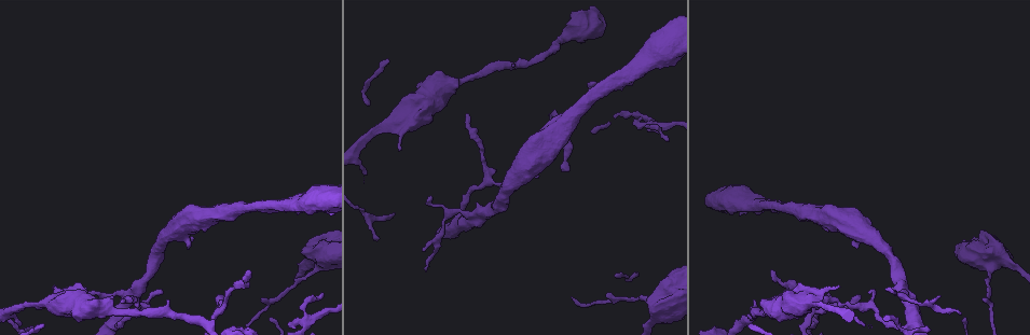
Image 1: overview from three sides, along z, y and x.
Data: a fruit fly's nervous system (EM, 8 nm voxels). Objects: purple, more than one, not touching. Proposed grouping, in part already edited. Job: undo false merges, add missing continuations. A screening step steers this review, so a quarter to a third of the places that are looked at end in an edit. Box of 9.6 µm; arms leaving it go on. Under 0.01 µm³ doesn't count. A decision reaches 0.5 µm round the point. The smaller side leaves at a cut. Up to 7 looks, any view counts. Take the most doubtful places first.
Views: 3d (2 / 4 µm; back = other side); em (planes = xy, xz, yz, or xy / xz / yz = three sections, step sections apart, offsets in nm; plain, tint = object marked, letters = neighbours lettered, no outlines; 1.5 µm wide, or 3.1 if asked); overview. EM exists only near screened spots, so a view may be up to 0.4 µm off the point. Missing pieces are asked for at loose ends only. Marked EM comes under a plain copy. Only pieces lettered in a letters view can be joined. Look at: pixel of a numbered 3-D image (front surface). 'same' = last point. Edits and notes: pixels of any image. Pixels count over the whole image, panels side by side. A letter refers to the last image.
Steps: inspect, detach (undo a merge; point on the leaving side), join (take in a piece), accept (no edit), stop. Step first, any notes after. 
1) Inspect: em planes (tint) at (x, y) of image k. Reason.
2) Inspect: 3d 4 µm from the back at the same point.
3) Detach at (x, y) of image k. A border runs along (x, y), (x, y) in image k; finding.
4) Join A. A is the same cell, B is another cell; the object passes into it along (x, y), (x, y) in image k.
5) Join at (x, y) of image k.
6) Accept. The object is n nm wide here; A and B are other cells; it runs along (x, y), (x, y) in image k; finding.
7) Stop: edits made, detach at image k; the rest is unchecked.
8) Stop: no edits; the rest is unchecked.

Inspect: 3d 4 µm at (840, 287) of image 1. Free end.

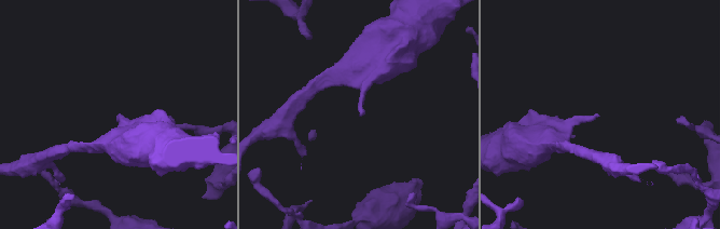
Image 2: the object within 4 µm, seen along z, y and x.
Inspect: em planes (letters) at (362, 113) of image 2. Need the tissue.

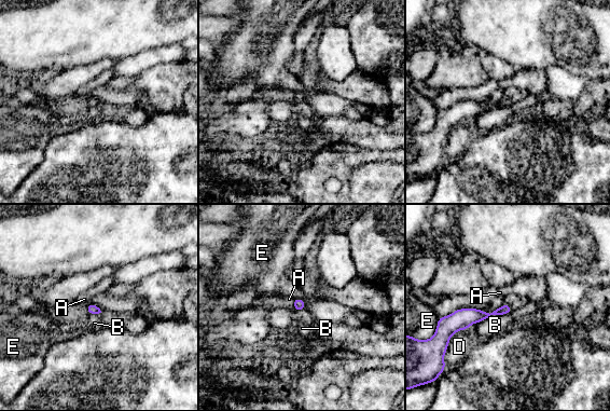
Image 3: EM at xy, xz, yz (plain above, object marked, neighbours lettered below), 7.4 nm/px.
Accept. A, B, D and E are other cells; it runs along (508, 307), (488, 315), (445, 319) in image 3; no lettered piece goes on from it.

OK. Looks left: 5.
Inspect: 3d 4 µm at (905, 304) of image 1. Three-way junction.

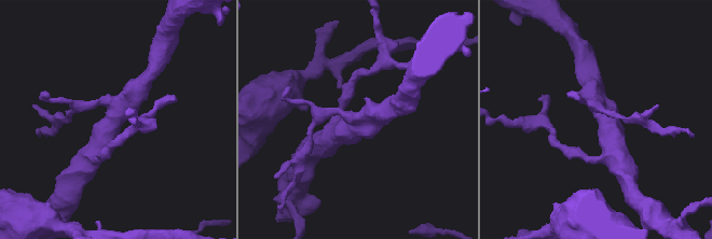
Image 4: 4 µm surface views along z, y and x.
Inspect: em planes (tint) at (119, 109) of image 4. Need the tissue.

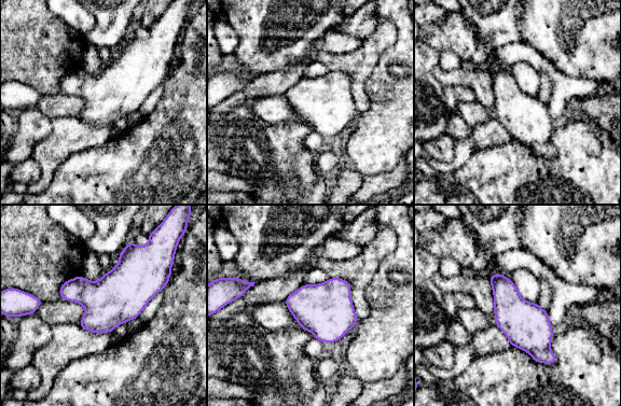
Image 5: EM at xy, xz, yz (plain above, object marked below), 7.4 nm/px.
Inspect: em planes (letters) at the same point.

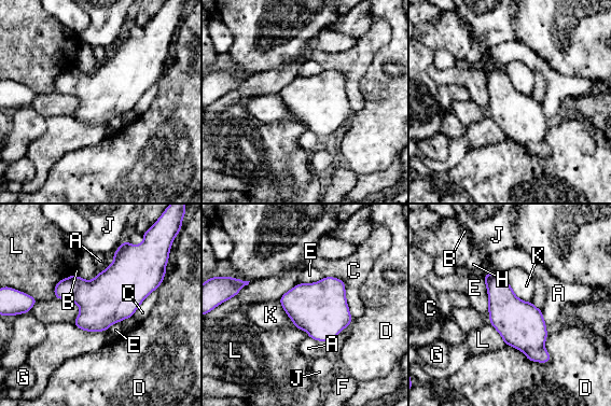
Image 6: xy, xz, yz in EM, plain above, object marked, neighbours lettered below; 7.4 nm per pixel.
Accept. A, B, C, D, E, F, G, H, J, K and L are other cells; a border runs along (504, 278), (518, 297), (531, 302) in image 6; all the same neuron.

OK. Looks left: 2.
Stop: no edits; the rest is unchecked.

